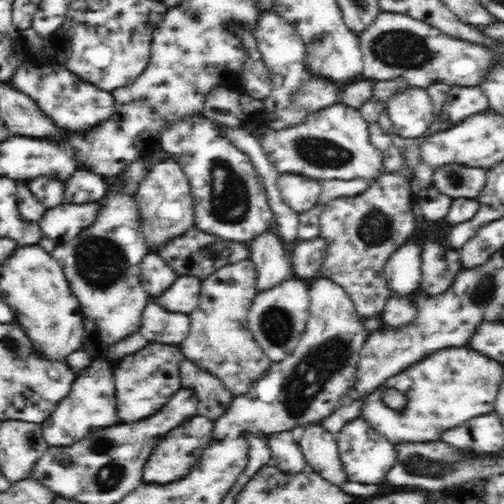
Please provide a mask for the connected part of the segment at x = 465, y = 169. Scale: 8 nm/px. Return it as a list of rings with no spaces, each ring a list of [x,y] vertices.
[[[444,164],[434,169],[433,185],[452,199],[476,199],[487,182],[487,169],[466,164]]]

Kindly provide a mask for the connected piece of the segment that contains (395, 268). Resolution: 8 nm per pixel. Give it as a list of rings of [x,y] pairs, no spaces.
[[[411,238],[392,252],[383,266],[391,292],[396,295],[414,294],[420,289],[422,246],[424,241]]]

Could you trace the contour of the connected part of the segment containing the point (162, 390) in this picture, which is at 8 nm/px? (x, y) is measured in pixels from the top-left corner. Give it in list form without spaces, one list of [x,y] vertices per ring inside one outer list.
[[[149,342],[138,352],[129,353],[117,362],[113,367],[113,378],[115,380],[116,401],[119,404],[119,418],[124,424],[142,420],[144,416],[152,416],[160,408],[171,400],[171,396],[181,387],[180,375],[177,372],[177,364],[184,355],[177,345],[168,345]]]

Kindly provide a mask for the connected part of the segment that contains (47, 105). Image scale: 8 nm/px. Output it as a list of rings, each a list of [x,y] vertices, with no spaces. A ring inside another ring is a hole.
[[[30,62],[21,65],[12,79],[12,86],[27,94],[54,124],[66,132],[84,133],[104,124],[114,116],[116,107],[112,91],[98,88],[59,64],[35,66]]]

